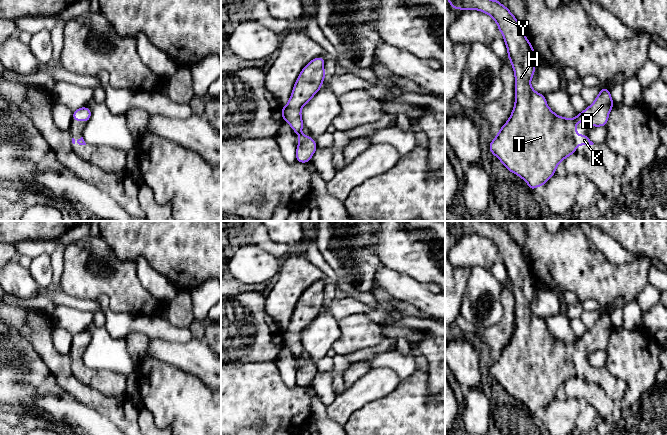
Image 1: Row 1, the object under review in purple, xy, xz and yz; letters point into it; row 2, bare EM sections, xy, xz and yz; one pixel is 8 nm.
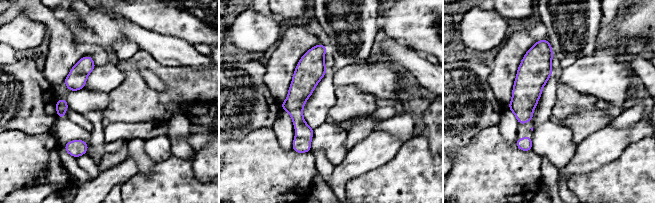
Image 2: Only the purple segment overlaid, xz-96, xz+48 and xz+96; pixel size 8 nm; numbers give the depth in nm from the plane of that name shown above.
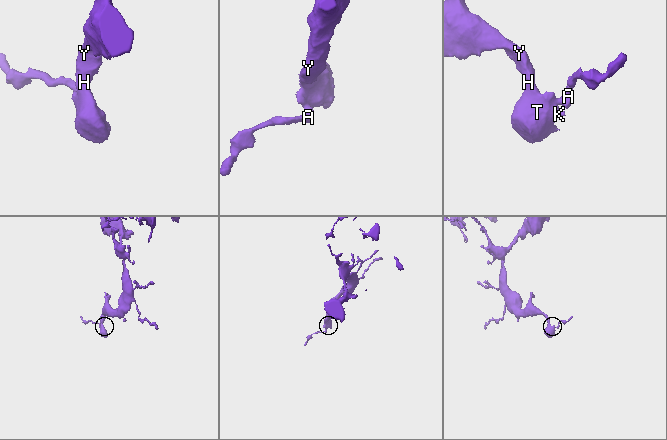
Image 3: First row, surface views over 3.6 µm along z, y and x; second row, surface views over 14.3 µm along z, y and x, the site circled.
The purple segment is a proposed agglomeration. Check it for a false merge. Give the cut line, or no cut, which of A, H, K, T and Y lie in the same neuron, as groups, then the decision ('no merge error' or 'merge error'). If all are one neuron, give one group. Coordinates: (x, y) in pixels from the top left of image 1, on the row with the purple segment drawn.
cut none; groups A H K T Y; no merge error

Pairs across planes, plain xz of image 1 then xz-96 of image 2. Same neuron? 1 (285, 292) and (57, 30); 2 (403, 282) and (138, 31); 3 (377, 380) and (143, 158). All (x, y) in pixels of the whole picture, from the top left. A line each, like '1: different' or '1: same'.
1: same
2: same
3: different

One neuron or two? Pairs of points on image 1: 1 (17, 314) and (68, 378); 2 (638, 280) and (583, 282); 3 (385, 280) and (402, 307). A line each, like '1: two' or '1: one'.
1: one
2: one
3: two

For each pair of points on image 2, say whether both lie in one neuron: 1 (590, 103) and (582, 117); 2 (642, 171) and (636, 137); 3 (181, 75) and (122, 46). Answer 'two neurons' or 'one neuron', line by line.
1: two neurons
2: two neurons
3: two neurons

